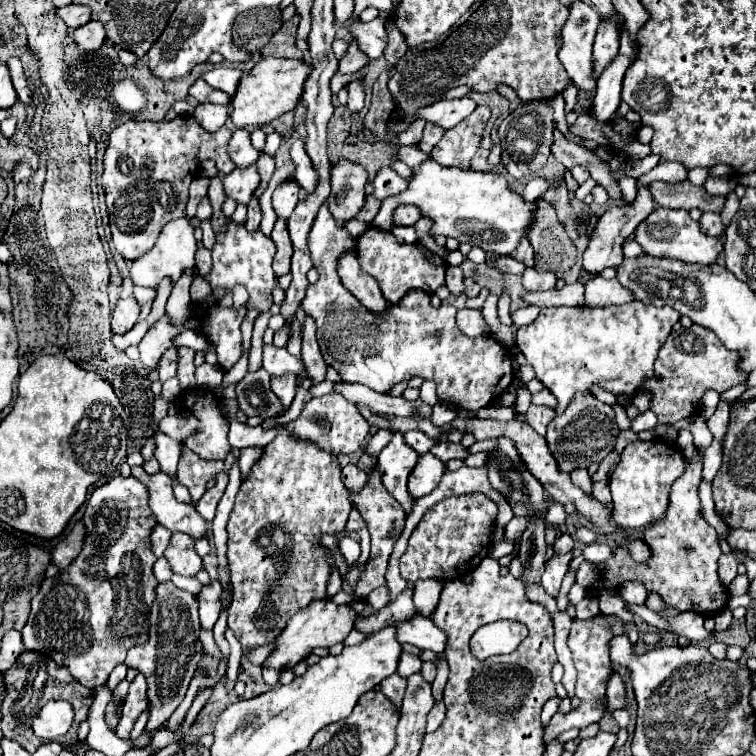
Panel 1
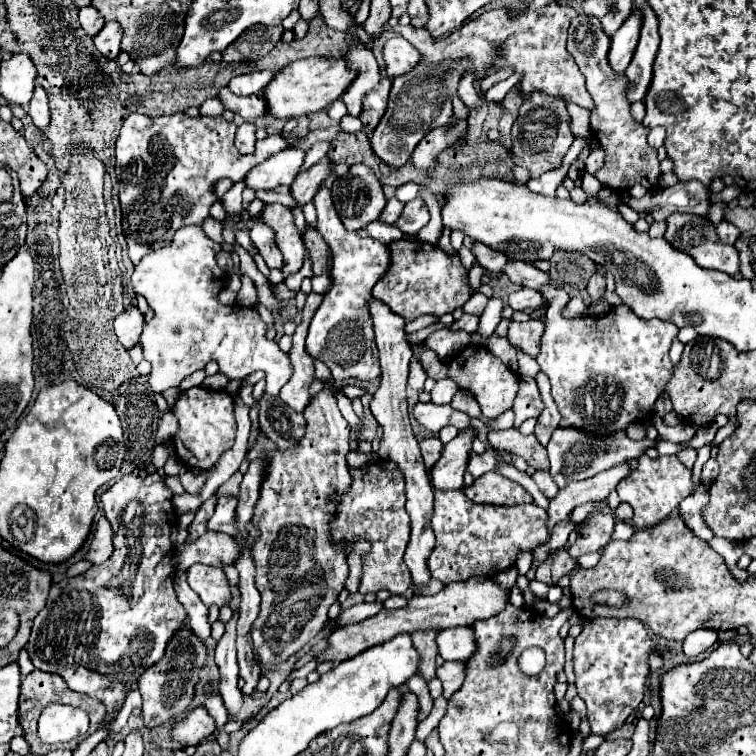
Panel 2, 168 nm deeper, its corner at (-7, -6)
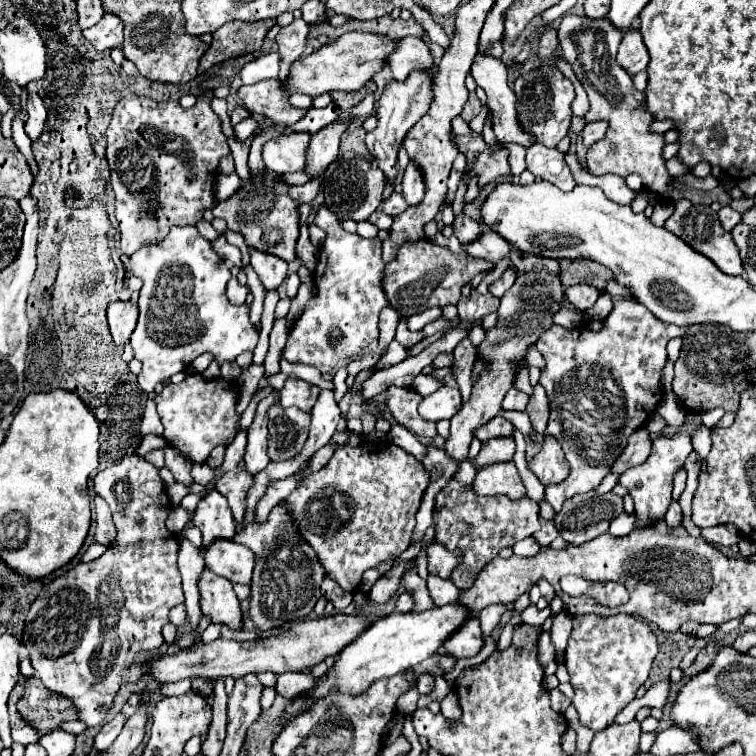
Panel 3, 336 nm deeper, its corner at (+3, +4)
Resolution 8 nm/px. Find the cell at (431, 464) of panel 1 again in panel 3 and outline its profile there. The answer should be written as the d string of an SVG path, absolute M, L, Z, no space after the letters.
M548 270L542 272L524 272L518 276L514 286L500 298L498 306L498 324L490 330L486 330L486 338L476 348L478 360L488 360L492 368L476 380L472 386L472 394L468 402L460 408L460 412L450 420L450 436L446 440L446 454L454 460L462 462L468 458L468 448L474 438L474 430L482 426L484 422L492 420L502 410L502 400L508 394L510 388L514 388L516 380L516 368L520 364L526 364L526 352L530 346L536 344L540 338L540 332L546 332L554 324L554 314L562 308L564 300L564 286L558 278L558 274L552 274Z

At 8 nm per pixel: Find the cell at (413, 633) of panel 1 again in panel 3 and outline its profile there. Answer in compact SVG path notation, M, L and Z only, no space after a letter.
M468 618L466 624L464 624L458 632L454 632L454 634L446 640L446 644L444 644L444 648L446 648L450 654L454 654L456 658L476 656L476 654L482 650L482 646L484 646L484 636L482 636L478 618L472 618L472 620Z

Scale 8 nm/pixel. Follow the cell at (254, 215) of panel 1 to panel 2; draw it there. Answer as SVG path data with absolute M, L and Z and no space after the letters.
M256 222L250 228L250 240L258 246L268 268L282 268L282 252L274 242L274 232L264 222Z

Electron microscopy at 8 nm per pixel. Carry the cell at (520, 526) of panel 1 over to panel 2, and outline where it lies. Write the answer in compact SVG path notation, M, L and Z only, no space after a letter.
M626 462L610 468L610 470L604 470L600 474L596 474L594 478L588 478L588 480L582 480L582 482L570 482L568 486L564 486L558 496L554 496L548 504L548 526L550 530L566 520L570 516L570 512L584 504L584 502L592 502L592 500L602 500L610 494L610 490L616 488L616 484L626 478L630 474L630 468Z

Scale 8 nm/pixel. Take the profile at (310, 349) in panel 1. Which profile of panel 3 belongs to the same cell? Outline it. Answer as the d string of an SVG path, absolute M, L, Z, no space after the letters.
M276 506L264 524L246 524L244 530L236 532L234 540L256 552L256 586L250 598L250 618L260 632L278 628L288 620L300 620L314 610L320 598L324 568L314 548L300 538L286 508Z

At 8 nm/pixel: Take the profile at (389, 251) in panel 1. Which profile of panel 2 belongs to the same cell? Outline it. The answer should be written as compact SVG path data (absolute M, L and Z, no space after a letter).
M398 240L388 244L390 266L386 274L376 282L372 294L390 306L392 312L404 320L416 320L420 314L446 314L462 306L468 300L466 270L458 256L448 256L438 246L420 240Z

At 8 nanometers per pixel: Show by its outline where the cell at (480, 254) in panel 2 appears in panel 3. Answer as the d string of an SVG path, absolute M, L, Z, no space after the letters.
M458 214L458 216L454 218L452 228L454 228L454 236L456 236L460 242L472 242L472 240L476 240L476 238L482 234L480 224L478 224L476 220L472 220L470 216L466 216L466 214Z

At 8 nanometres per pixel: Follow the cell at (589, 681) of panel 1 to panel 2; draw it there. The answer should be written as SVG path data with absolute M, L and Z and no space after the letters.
M594 618L584 624L584 630L574 642L574 672L578 696L586 702L592 734L606 736L620 728L642 702L646 676L650 672L650 652L656 652L656 644L648 628L638 620Z

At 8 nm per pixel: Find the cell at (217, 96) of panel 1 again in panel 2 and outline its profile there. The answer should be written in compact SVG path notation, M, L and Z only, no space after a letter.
M220 88L220 92L218 92L216 98L224 104L224 110L232 110L234 114L242 116L244 120L258 118L258 116L266 114L266 102L264 102L262 94L242 98L242 96L232 94L228 88Z

